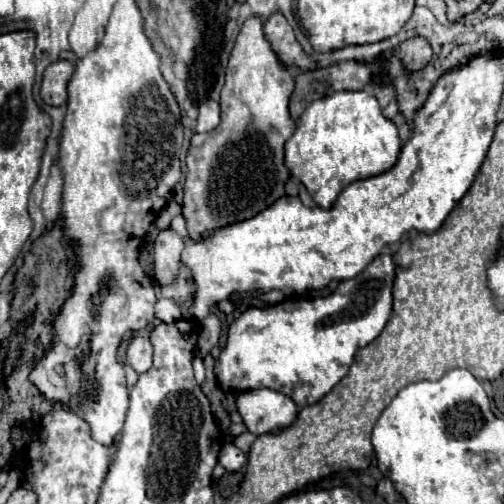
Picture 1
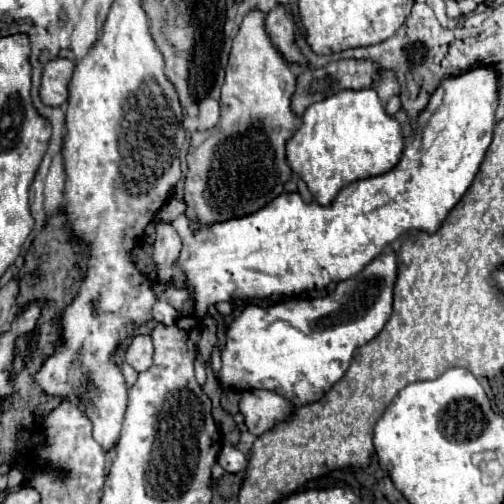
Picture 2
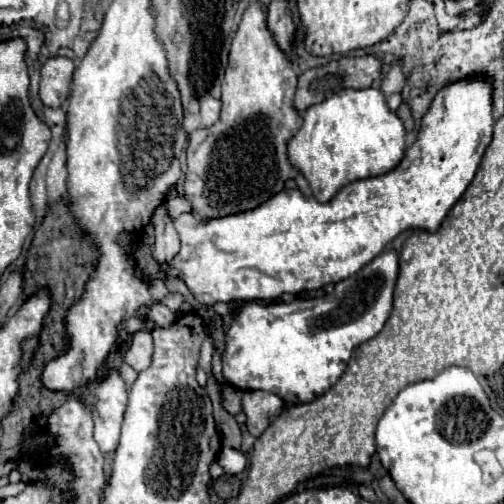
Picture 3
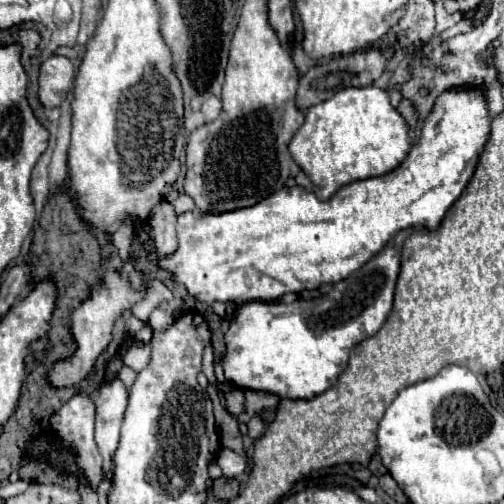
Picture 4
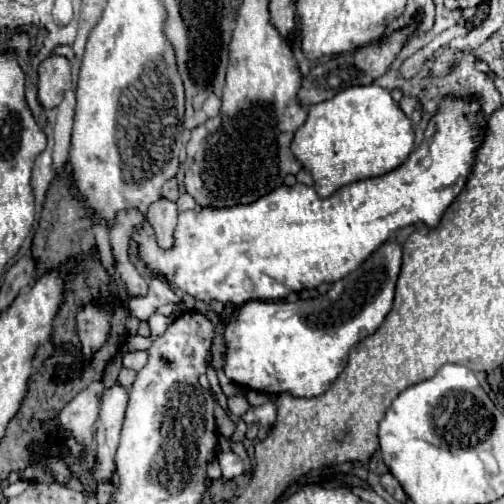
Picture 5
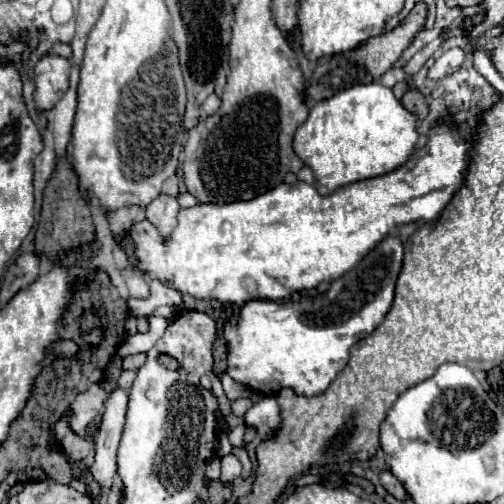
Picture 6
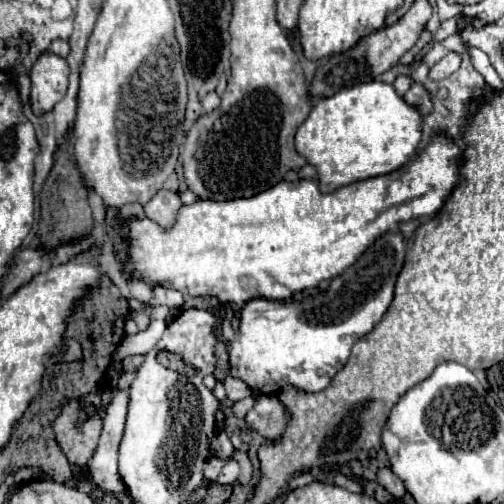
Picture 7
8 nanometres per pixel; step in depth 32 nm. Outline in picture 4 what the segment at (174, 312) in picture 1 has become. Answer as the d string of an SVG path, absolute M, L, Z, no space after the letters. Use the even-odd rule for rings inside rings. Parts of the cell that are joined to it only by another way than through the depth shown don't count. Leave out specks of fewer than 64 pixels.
M156 308L156 310L150 314L150 320L148 320L152 332L162 332L162 330L166 330L172 322L174 322L174 316L172 316L172 314L166 314L166 312L160 310L160 308Z

